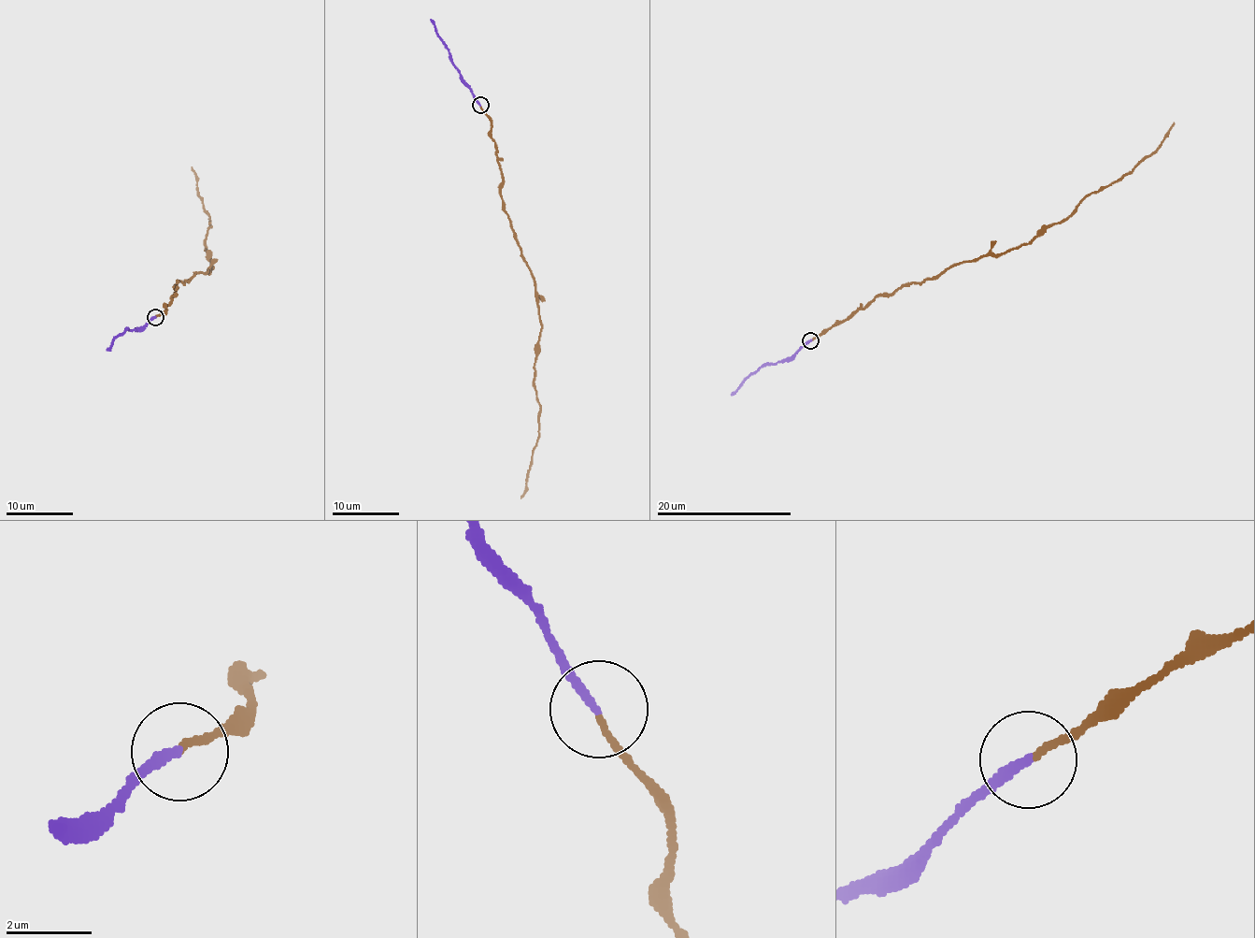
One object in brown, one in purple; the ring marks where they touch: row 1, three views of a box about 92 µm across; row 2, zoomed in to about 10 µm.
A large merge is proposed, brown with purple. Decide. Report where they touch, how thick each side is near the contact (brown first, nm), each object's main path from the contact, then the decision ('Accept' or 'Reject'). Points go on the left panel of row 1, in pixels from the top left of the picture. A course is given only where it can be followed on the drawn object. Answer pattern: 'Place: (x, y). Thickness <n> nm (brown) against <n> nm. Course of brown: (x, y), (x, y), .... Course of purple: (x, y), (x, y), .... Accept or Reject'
Place: (155, 317). Thickness 130 nm (brown) against 200 nm. Course of brown: (155, 317), (166, 310), (178, 281), (183, 283), (212, 267), (205, 250), (209, 216), (191, 166). Course of purple: (155, 317), (140, 329), (126, 329), (106, 351). Reject

